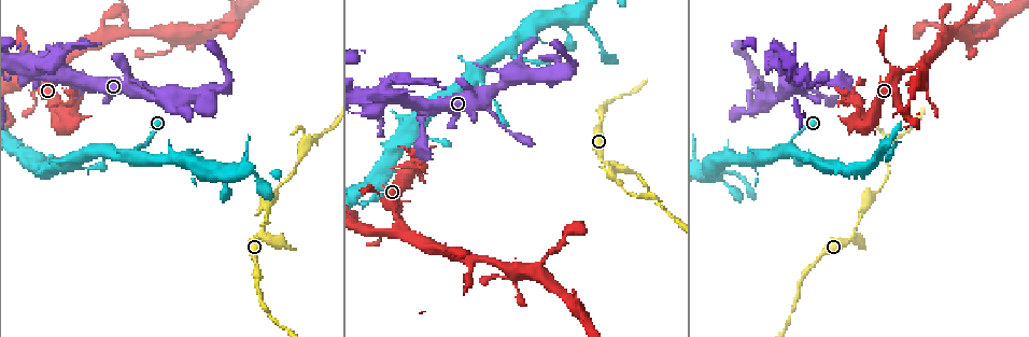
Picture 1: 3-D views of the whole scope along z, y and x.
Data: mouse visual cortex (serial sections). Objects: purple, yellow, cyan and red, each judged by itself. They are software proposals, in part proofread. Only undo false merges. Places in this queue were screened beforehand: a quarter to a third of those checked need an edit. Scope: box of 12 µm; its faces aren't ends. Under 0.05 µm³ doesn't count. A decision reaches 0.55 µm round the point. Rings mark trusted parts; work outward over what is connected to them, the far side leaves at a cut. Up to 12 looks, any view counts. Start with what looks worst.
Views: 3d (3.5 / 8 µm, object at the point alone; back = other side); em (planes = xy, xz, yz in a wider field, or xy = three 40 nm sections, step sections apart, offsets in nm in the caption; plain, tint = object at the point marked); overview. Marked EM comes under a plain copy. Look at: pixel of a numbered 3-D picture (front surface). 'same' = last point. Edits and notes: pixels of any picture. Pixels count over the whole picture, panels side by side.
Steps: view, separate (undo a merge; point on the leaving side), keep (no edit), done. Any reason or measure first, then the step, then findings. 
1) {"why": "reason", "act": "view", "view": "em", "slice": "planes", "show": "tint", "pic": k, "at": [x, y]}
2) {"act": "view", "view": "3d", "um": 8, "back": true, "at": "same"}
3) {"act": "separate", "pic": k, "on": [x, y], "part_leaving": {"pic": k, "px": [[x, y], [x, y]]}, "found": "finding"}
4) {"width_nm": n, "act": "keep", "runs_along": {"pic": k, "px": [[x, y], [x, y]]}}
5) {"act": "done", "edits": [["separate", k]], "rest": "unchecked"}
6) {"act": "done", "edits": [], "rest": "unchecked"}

{"why": "a narrow waist", "act": "view", "view": "3d", "um": 3.5, "pic": 1, "at": [917, 67]}

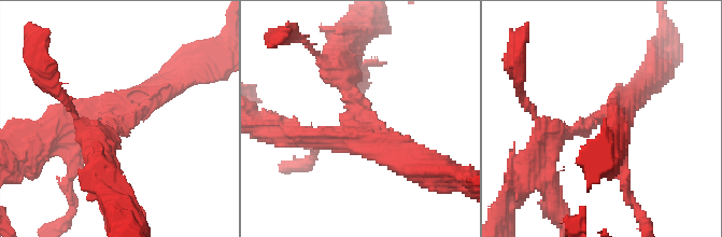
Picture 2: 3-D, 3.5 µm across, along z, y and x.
{"act": "view", "view": "em", "slice": "xy", "step": 3, "show": "tint", "pic": 2, "at": [351, 122]}

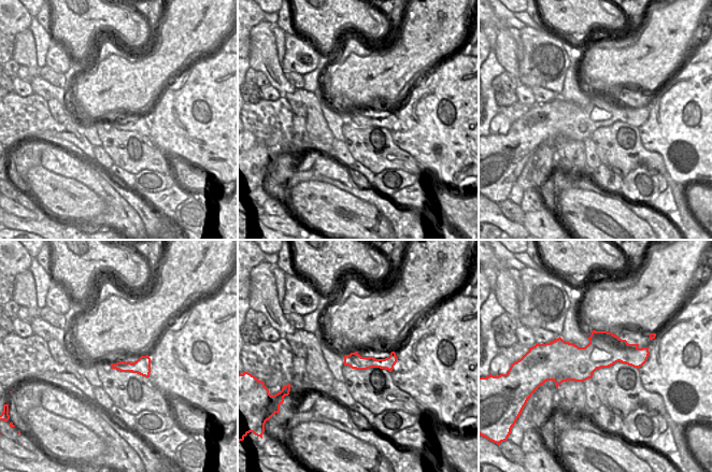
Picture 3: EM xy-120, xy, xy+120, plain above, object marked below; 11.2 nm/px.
{"arm_widths_nm": [250, 300, 300, 350], "act": "separate", "pic": 2, "on": [394, 163], "found": "a second cell is stuck on"}

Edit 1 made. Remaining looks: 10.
{"why": "a narrow waist", "act": "view", "view": "3d", "um": 3.5, "pic": 1, "at": [608, 168]}

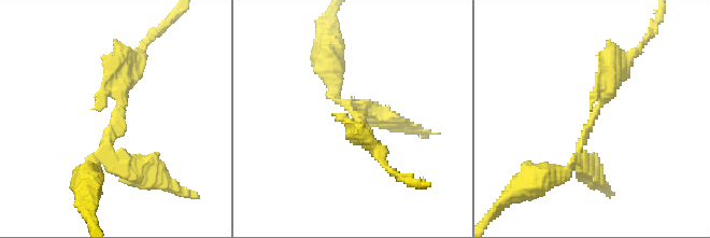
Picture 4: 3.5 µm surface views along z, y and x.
{"arm_widths_nm": [200, 250], "act": "view", "view": "em", "slice": "xy", "step": 1, "show": "tint", "pic": 4, "at": [350, 109]}

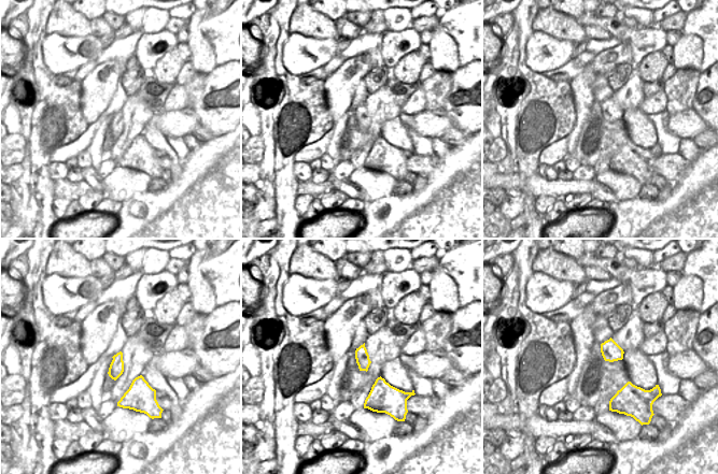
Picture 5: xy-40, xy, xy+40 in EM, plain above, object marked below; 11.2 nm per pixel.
{"width_nm": 150, "act": "separate", "pic": 4, "on": [389, 114], "part_leaving": {"pic": 4, "px": [[352, 103], [384, 120], [437, 134]]}, "found": "a second cell is stuck on"}

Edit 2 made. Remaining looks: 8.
{"why": "two arms at a narrow angle", "act": "view", "view": "3d", "um": 3.5, "pic": 1, "at": [36, 167]}

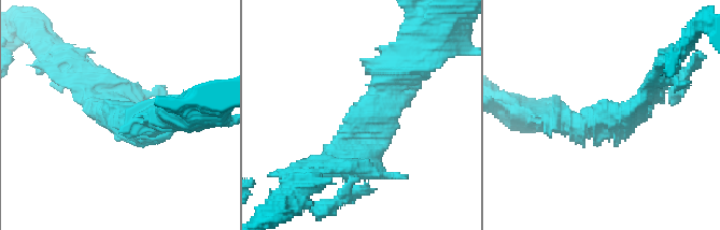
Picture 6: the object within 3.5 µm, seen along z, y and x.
{"why": "shape alone is not enough", "act": "view", "view": "em", "slice": "xy", "step": 1, "show": "tint", "pic": 6, "at": [606, 120]}

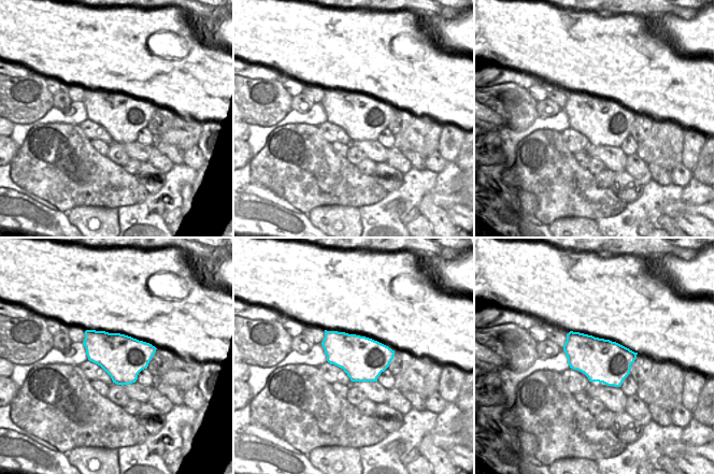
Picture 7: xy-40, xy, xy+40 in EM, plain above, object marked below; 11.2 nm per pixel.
{"act": "keep", "runs_along": {"pic": 6, "px": [[398, 68], [329, 167]]}, "found": "one cell here"}

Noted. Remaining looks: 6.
{"why": "arms part here", "act": "view", "view": "3d", "um": 8, "back": true, "pic": 1, "at": [509, 79]}

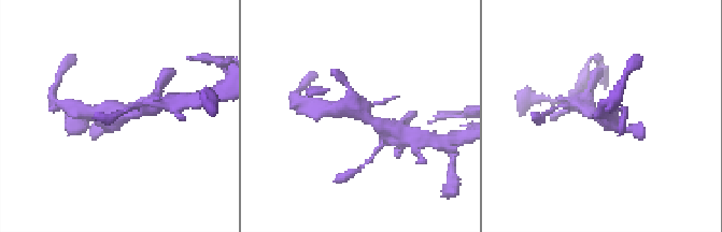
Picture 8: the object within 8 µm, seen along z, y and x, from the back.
{"act": "view", "view": "3d", "um": 3.5, "pic": 8, "at": [363, 112]}

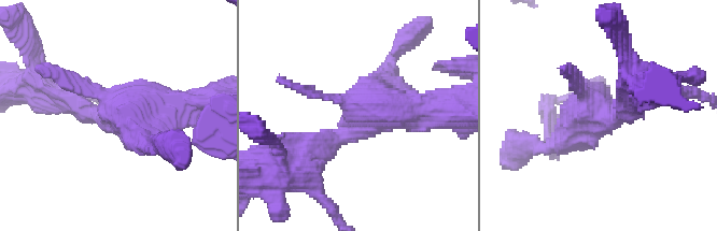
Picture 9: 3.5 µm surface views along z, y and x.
{"why": "shape alone is not enough", "act": "view", "view": "em", "slice": "xy", "step": 1, "show": "tint", "pic": 9, "at": [359, 121]}

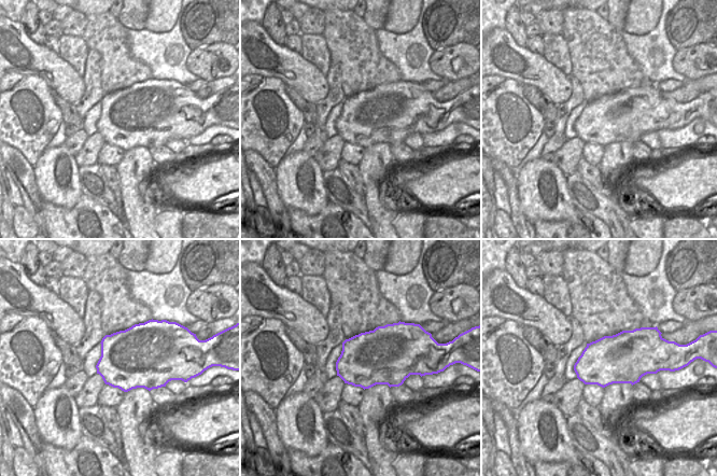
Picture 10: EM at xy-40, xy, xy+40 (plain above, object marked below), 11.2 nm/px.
{"act": "keep", "runs_along": {"pic": 9, "px": [[320, 149], [376, 107], [449, 111]]}, "found": "continuous, no second cell"}

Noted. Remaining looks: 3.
{"act": "done", "edits": [["separate", 2], ["separate", 4]], "rest": "unchecked"}

